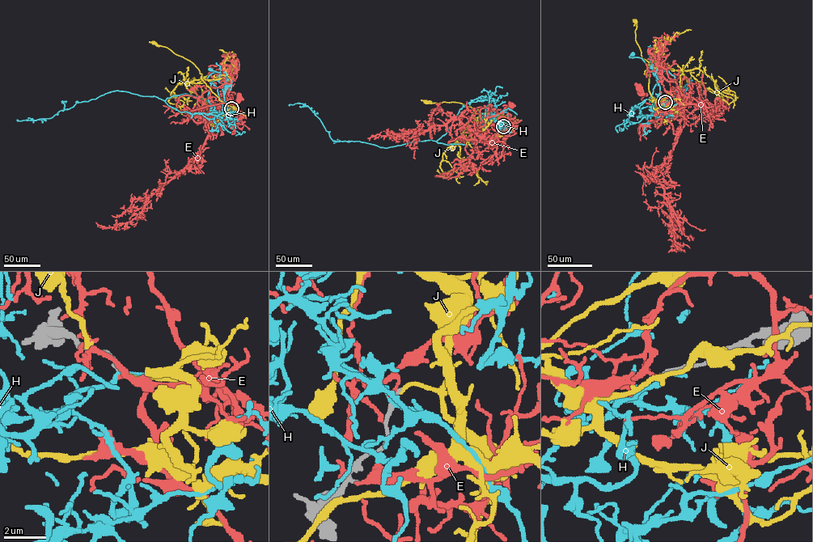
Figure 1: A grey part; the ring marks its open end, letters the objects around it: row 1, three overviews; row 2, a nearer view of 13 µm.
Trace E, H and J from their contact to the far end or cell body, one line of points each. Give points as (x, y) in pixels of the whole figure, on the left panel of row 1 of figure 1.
E: (231, 108), (231, 99), (216, 116), (198, 122), (188, 112), (239, 102), (239, 98)
H: (231, 108), (226, 112), (223, 83), (219, 77), (218, 80), (210, 82), (207, 78), (220, 72), (210, 69)
J: (231, 108), (206, 86), (194, 64), (167, 47), (154, 42)

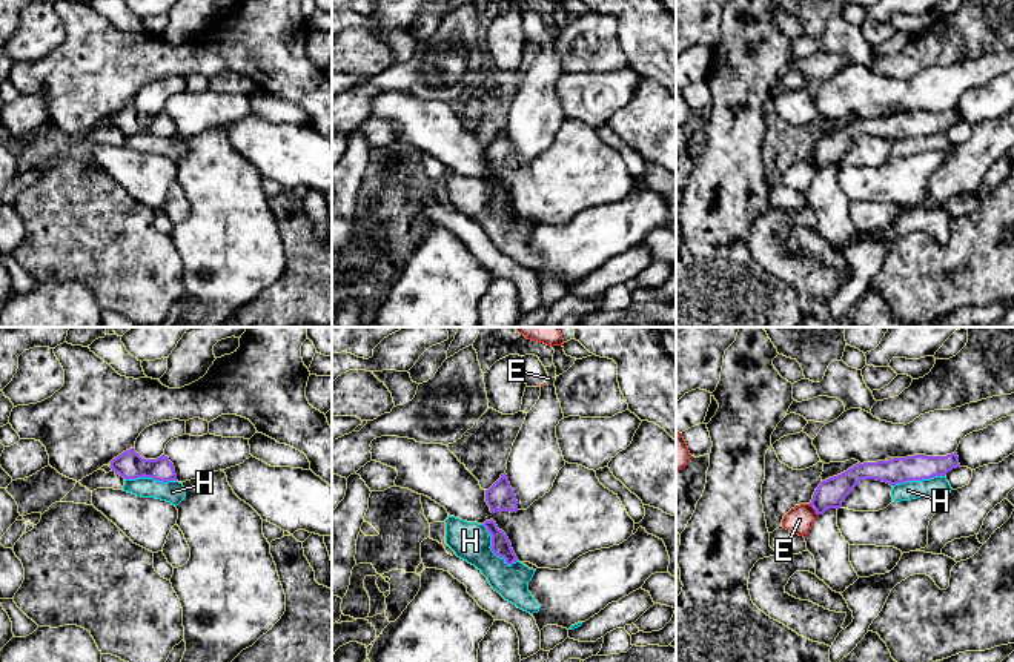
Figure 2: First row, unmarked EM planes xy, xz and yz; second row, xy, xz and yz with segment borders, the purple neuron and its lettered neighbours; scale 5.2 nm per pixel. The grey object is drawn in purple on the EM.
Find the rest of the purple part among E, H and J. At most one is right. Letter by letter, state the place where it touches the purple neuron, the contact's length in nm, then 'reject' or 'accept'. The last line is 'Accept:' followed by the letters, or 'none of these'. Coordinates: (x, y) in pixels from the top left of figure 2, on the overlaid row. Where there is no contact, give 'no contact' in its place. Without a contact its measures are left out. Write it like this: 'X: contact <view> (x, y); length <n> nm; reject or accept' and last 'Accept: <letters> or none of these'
E: contact yz (815, 509); length 80 nm; reject
H: contact xz (492, 550); length 280 nm; reject
J: no contact; accept
Accept: J

